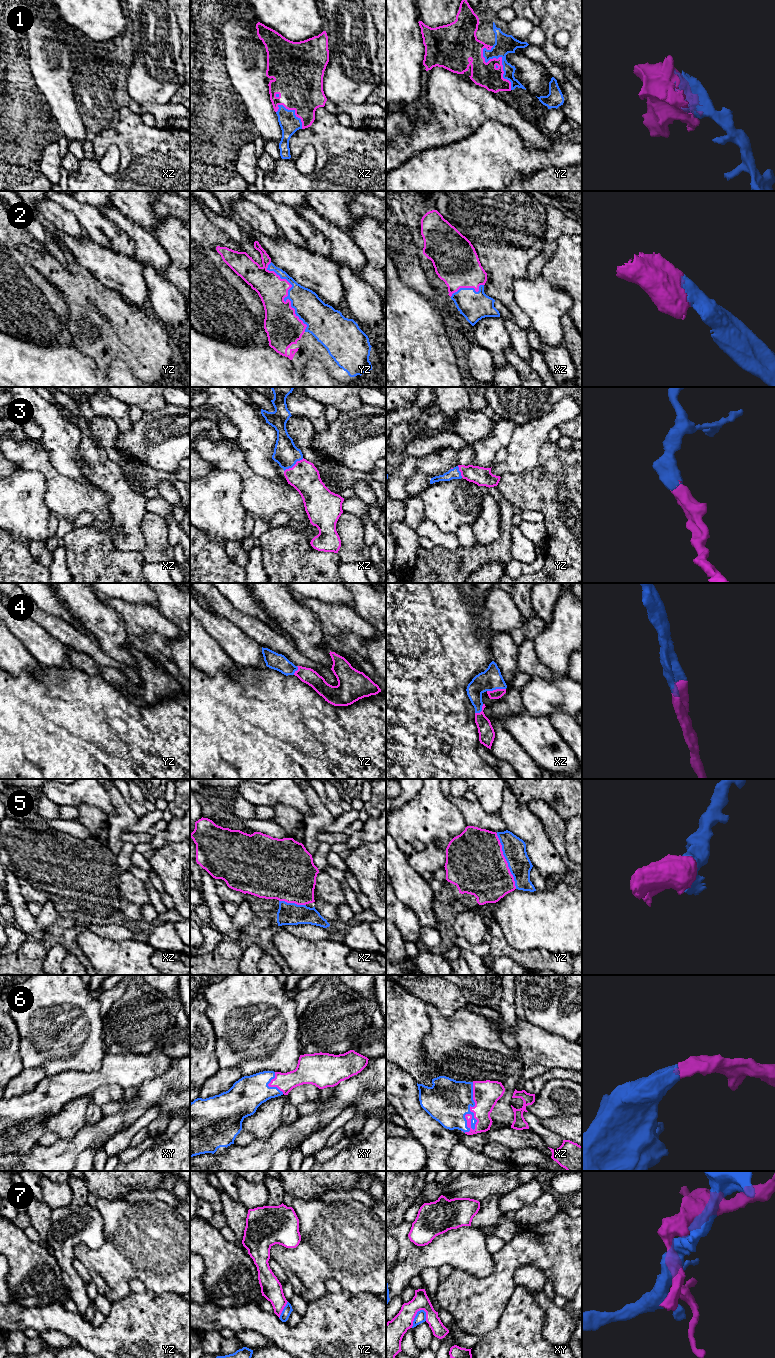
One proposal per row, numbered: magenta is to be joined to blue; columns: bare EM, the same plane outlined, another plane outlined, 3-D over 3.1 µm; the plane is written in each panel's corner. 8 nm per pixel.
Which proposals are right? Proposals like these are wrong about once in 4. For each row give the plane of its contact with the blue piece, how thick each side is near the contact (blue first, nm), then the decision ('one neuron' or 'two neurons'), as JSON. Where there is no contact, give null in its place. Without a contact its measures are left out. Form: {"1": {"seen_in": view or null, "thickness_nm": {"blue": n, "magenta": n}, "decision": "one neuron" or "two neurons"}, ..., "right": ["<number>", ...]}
{"1": {"seen_in": "yz", "thickness_nm": {"blue": 160, "magenta": 200}, "decision": "one neuron"}, "2": {"seen_in": "yz", "thickness_nm": {"blue": 220, "magenta": 280}, "decision": "one neuron"}, "3": {"seen_in": "xz", "thickness_nm": {"blue": 200, "magenta": 240}, "decision": "one neuron"}, "4": {"seen_in": "xz", "thickness_nm": {"blue": 180, "magenta": 80}, "decision": "one neuron"}, "5": {"seen_in": "yz", "thickness_nm": {"blue": 190, "magenta": 480}, "decision": "one neuron"}, "6": {"seen_in": "xz", "thickness_nm": {"blue": 360, "magenta": 200}, "decision": "one neuron"}, "7": {"seen_in": "xy", "thickness_nm": {"blue": 90, "magenta": 200}, "decision": "two neurons"}, "right": ["1", "2", "3", "4", "5", "6"]}

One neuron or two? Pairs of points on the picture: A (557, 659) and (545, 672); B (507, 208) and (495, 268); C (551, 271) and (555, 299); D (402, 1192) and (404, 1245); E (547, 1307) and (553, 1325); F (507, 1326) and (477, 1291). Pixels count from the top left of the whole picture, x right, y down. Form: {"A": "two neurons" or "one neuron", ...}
{"A": "two neurons", "B": "one neuron", "C": "two neurons", "D": "two neurons", "E": "one neuron", "F": "two neurons"}

